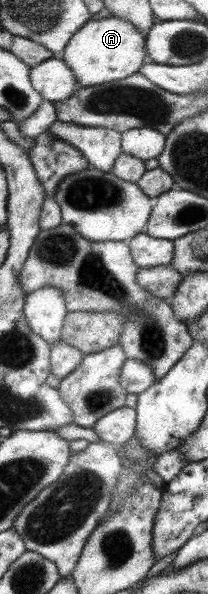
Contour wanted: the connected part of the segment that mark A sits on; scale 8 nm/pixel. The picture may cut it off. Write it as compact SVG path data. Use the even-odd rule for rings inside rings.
M109 16L97 21L88 20L71 36L59 58L73 73L79 87L101 85L123 79L146 63L145 37L137 27L123 19Z

